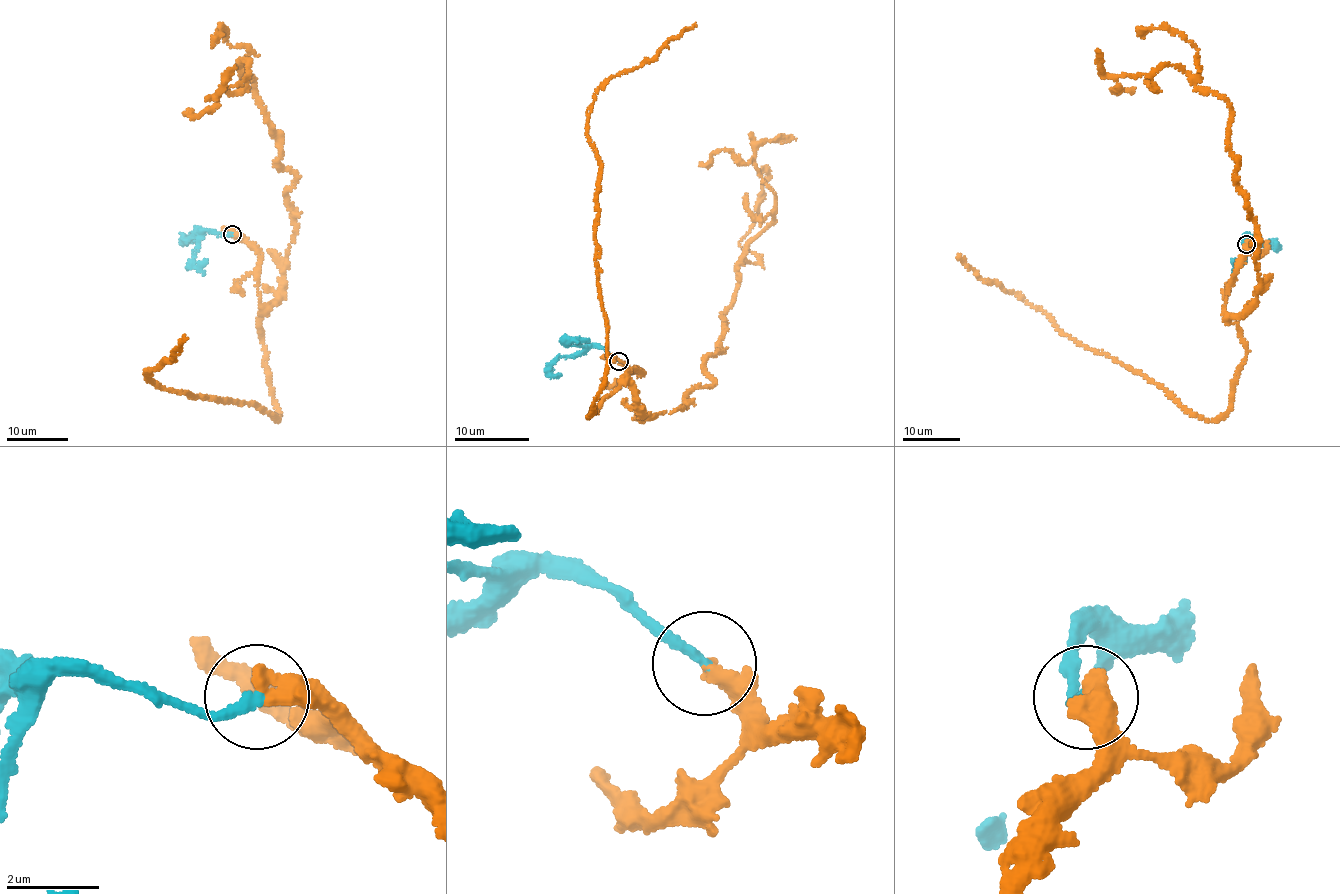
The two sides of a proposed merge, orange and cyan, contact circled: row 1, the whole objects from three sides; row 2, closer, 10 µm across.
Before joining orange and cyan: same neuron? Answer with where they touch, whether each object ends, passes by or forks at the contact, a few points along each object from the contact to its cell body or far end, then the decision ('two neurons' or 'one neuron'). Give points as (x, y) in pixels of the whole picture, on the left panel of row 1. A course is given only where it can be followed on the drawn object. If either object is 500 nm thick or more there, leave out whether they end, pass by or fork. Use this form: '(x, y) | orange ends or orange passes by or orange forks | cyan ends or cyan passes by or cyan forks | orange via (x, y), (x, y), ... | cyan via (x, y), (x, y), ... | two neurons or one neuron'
(232, 234) | orange ends | cyan ends | orange via (232, 234), (259, 255), (278, 420), (149, 380), (184, 336) | cyan via (232, 234), (204, 232), (193, 262), (199, 267), (208, 259) | one neuron

